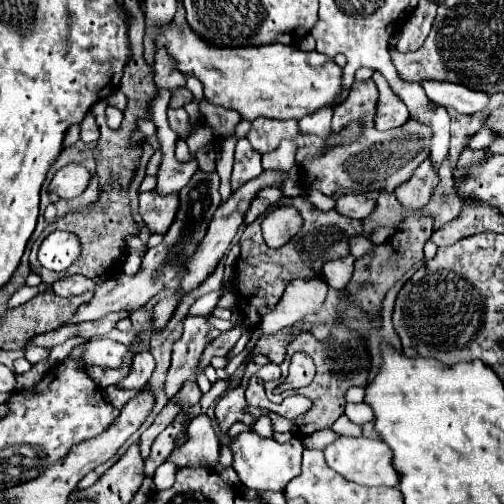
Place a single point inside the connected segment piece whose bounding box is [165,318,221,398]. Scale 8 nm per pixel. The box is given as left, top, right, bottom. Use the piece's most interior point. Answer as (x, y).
(187, 351)

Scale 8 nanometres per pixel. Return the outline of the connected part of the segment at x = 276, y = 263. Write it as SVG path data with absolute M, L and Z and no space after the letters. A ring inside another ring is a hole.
M287 198L287 206L295 206L295 210L303 218L303 226L295 238L291 238L281 248L269 248L261 236L261 218L257 218L253 224L247 224L239 238L241 254L235 264L235 278L237 278L237 296L239 300L245 300L247 304L257 304L263 310L271 312L279 304L279 298L285 290L285 286L297 278L311 280L321 278L323 264L329 260L339 260L349 256L349 240L353 236L363 236L363 224L361 220L353 220L347 216L337 214L335 210L319 212L313 204L309 204L305 198Z

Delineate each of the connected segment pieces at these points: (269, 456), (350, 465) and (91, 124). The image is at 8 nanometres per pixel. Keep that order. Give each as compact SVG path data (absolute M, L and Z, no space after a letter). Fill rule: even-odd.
M241 432L229 444L233 454L233 470L237 472L239 480L257 492L267 490L285 490L287 482L297 476L301 470L301 442L291 438L287 444L279 444L273 438L261 438L255 432Z
M339 436L335 442L325 446L323 454L325 454L327 466L351 482L357 482L361 486L397 486L397 472L393 472L393 466L391 466L389 446L381 444L381 440L371 440L363 436L361 438Z
M89 110L89 112L85 114L83 122L81 122L81 140L83 140L85 144L95 142L95 140L99 138L99 128L97 128L97 124L95 124L95 116L91 116L91 114L93 114L93 112Z

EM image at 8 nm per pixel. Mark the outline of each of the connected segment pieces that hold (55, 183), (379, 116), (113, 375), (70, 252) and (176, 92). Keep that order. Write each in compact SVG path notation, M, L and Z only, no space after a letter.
M69 164L69 166L63 166L59 172L55 172L47 190L57 194L59 198L71 200L85 190L85 186L89 184L89 178L91 176L89 176L89 170L85 166Z
M375 72L373 80L379 88L375 128L377 130L391 130L391 128L403 126L409 120L409 112L407 112L405 104L401 104L401 100L393 94L393 90L389 88L389 84L381 72Z
M125 360L125 364L123 364L119 370L111 370L111 368L92 366L88 368L88 374L91 377L91 380L97 384L97 386L101 386L101 388L107 388L107 386L115 384L117 380L121 380L123 376L127 376L129 364L131 364L131 360Z
M57 230L43 240L39 248L39 262L49 270L63 272L73 264L73 260L79 260L81 249L77 236L73 236L71 232Z
M173 88L169 108L183 108L187 102L193 100L193 94L187 88Z

